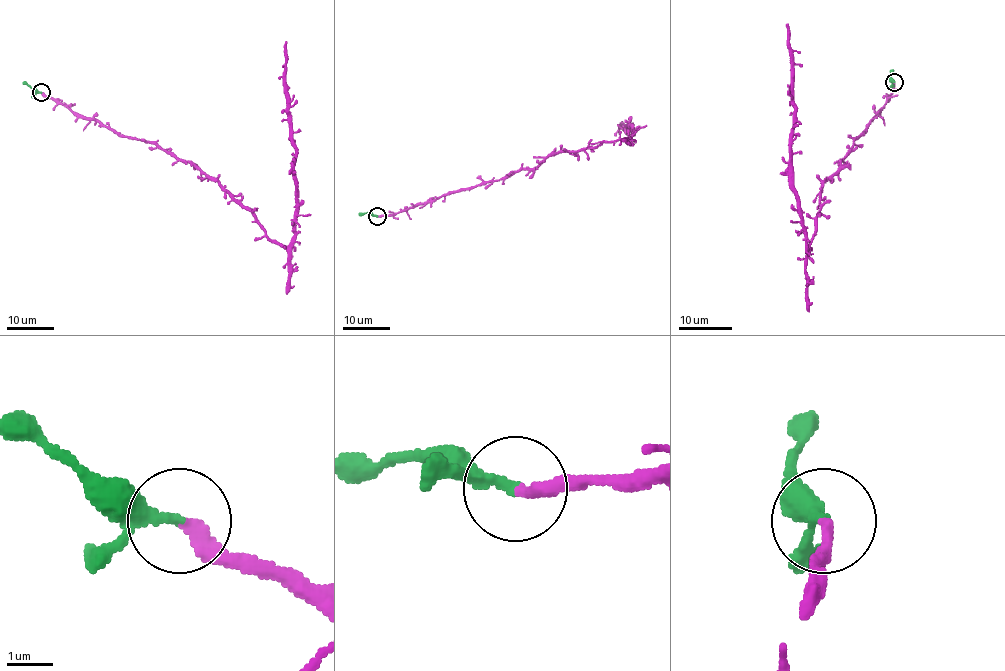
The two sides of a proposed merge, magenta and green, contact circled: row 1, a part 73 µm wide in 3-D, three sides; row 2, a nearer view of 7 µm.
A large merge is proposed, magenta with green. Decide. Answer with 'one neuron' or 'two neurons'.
one neuron

